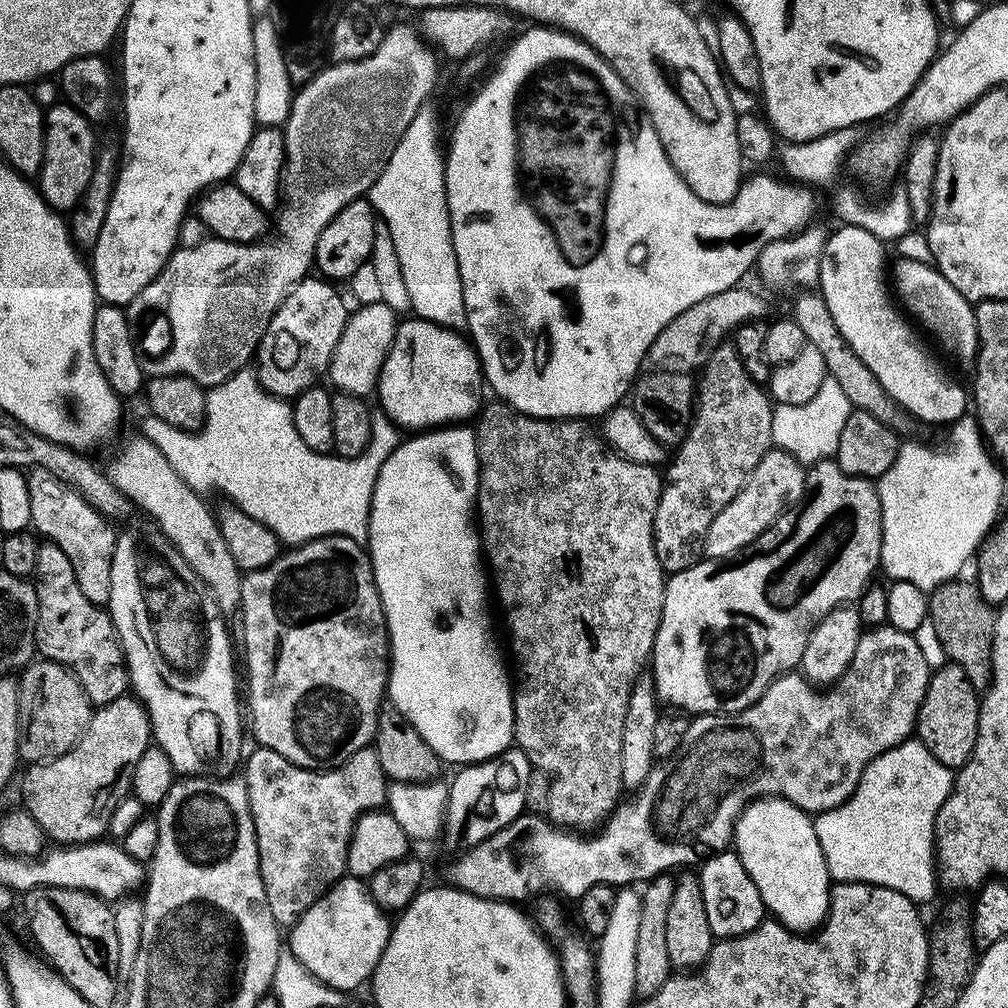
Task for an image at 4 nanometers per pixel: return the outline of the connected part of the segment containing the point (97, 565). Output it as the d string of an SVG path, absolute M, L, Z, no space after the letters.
M33 467L27 473L27 478L32 511L31 527L45 541L59 546L66 558L70 558L70 566L74 566L74 578L78 578L82 594L86 594L90 602L107 605L110 598L110 570L116 549L117 529L112 529L115 527L108 517L94 510L94 506L82 494L66 486L66 482L54 478L54 474Z

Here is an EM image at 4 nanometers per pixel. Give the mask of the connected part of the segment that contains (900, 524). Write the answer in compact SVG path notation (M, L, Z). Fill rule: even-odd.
M975 415L961 416L950 430L952 445L949 448L901 443L894 466L879 477L882 506L880 568L888 575L889 581L943 582L957 579L963 573L960 571L964 563L973 559L974 553L998 523L1004 476L986 451Z

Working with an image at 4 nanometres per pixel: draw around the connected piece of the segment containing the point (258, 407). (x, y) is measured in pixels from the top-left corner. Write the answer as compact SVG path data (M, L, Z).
M252 370L235 372L226 382L216 384L213 388L207 389L203 425L191 432L183 432L181 428L170 426L151 414L145 415L145 417L142 435L150 442L154 442L154 446L158 446L158 450L162 450L162 454L166 454L166 462L170 462L170 466L174 466L174 470L178 470L182 482L186 482L195 492L201 494L209 494L208 492L216 491L221 492L224 496L229 496L227 499L233 505L242 509L250 518L264 523L281 542L288 546L299 546L307 542L307 540L317 540L320 536L345 536L346 538L354 538L361 542L367 541L370 510L372 509L372 495L374 494L374 486L378 482L378 474L382 470L386 458L390 458L390 454L394 454L394 450L402 443L402 432L401 429L396 427L396 423L389 416L376 414L372 417L370 442L366 446L364 453L360 456L355 456L353 460L345 456L310 450L310 446L306 446L306 442L302 442L302 438L298 435L298 430L294 426L291 403L287 399L269 394L260 384L255 371Z

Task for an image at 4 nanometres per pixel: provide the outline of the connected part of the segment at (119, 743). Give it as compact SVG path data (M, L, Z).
M135 695L119 696L114 702L101 704L95 709L89 725L80 740L72 749L61 756L55 756L40 763L29 763L24 769L24 781L20 784L22 807L42 826L45 837L60 846L70 844L91 844L108 832L110 814L114 806L129 795L132 787L134 766L138 766L138 758L150 747L152 727L148 721L148 710L136 699Z

